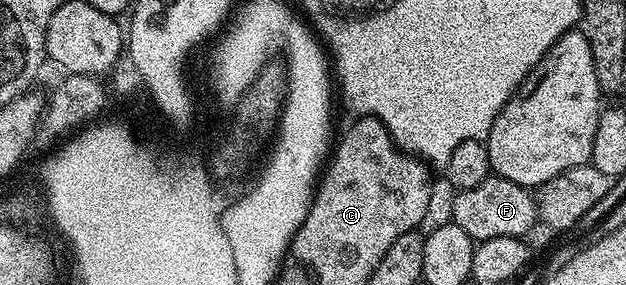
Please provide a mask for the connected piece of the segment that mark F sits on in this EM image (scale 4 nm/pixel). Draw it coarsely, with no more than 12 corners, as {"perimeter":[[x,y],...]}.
{"perimeter":[[492,175],[456,192],[452,222],[476,242],[525,237],[538,206]]}

